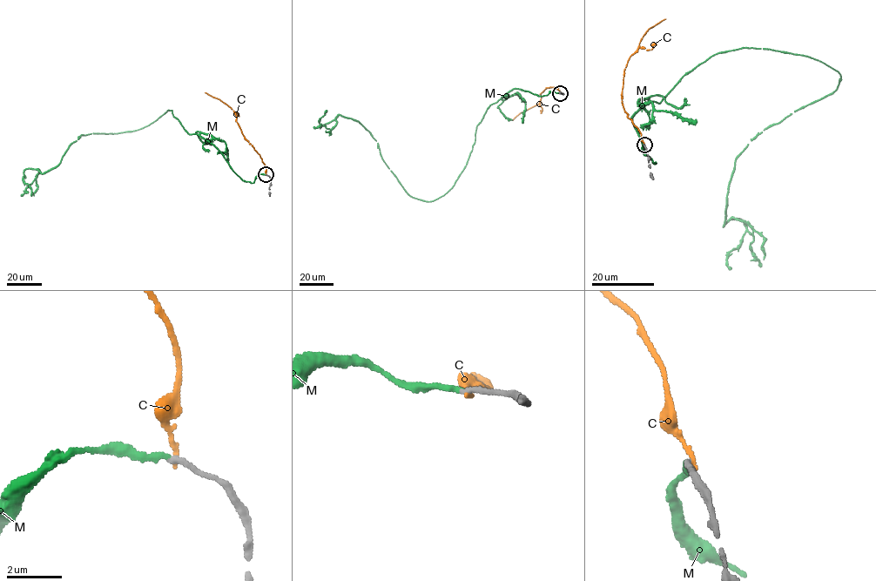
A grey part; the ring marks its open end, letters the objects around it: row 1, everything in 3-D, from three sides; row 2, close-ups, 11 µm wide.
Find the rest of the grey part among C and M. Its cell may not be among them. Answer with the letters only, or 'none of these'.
M

